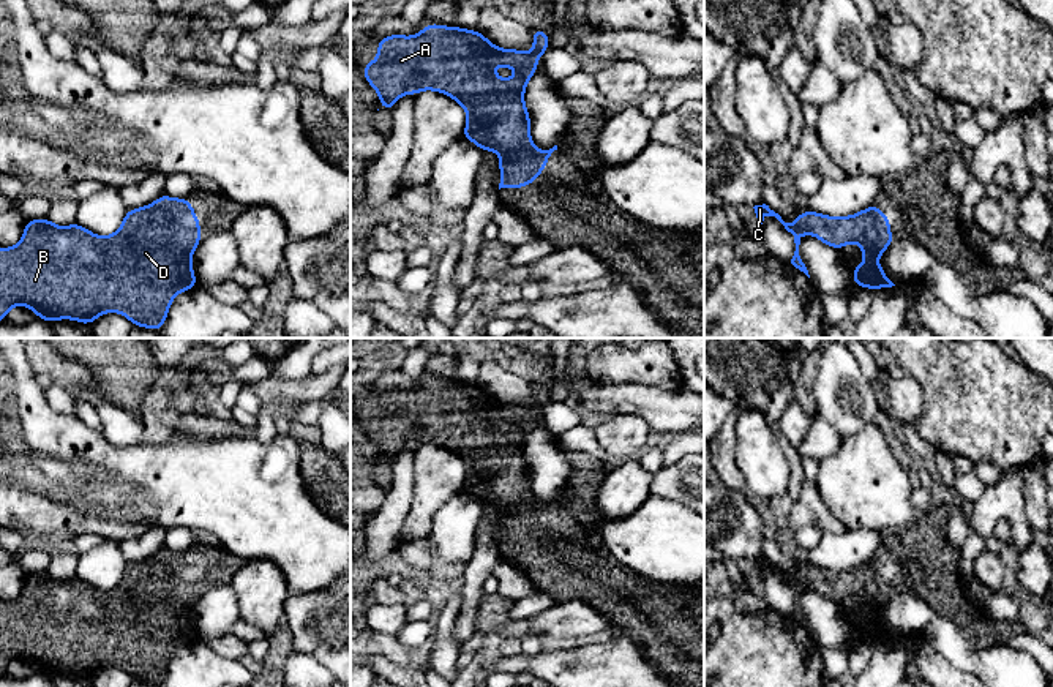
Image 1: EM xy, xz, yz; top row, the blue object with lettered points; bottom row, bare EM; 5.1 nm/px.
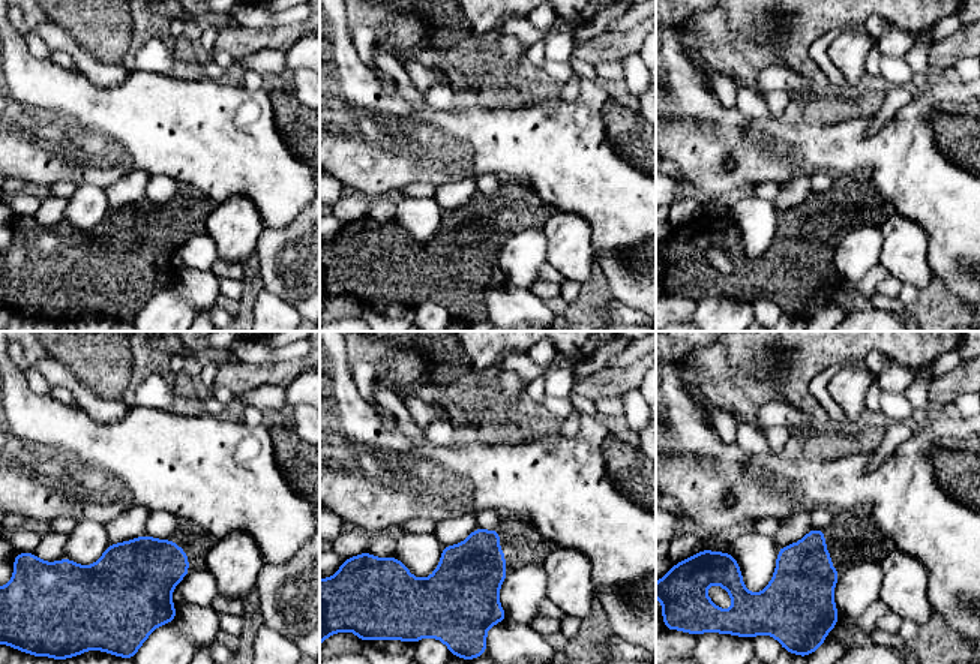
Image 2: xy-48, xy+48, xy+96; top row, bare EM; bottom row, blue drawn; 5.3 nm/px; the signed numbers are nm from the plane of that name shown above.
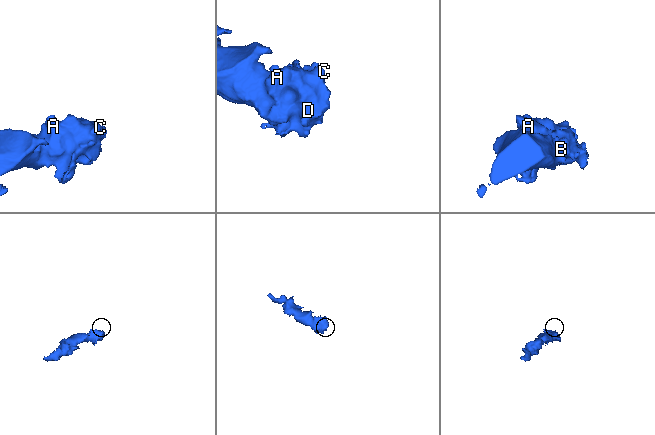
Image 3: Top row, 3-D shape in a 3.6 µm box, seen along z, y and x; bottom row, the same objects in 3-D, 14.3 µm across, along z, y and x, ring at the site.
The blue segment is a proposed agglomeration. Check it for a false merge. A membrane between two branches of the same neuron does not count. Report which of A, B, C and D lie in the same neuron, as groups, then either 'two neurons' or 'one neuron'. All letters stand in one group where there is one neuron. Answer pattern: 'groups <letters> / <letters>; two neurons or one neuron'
groups A B C D; one neuron

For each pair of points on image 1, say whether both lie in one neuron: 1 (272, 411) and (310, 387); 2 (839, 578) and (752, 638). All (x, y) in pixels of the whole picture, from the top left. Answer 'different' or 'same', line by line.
1: different
2: different

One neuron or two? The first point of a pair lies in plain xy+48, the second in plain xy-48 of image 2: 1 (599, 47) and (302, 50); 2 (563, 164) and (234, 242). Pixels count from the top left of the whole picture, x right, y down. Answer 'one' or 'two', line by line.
1: two
2: two

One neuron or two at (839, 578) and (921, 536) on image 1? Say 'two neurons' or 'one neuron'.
one neuron

